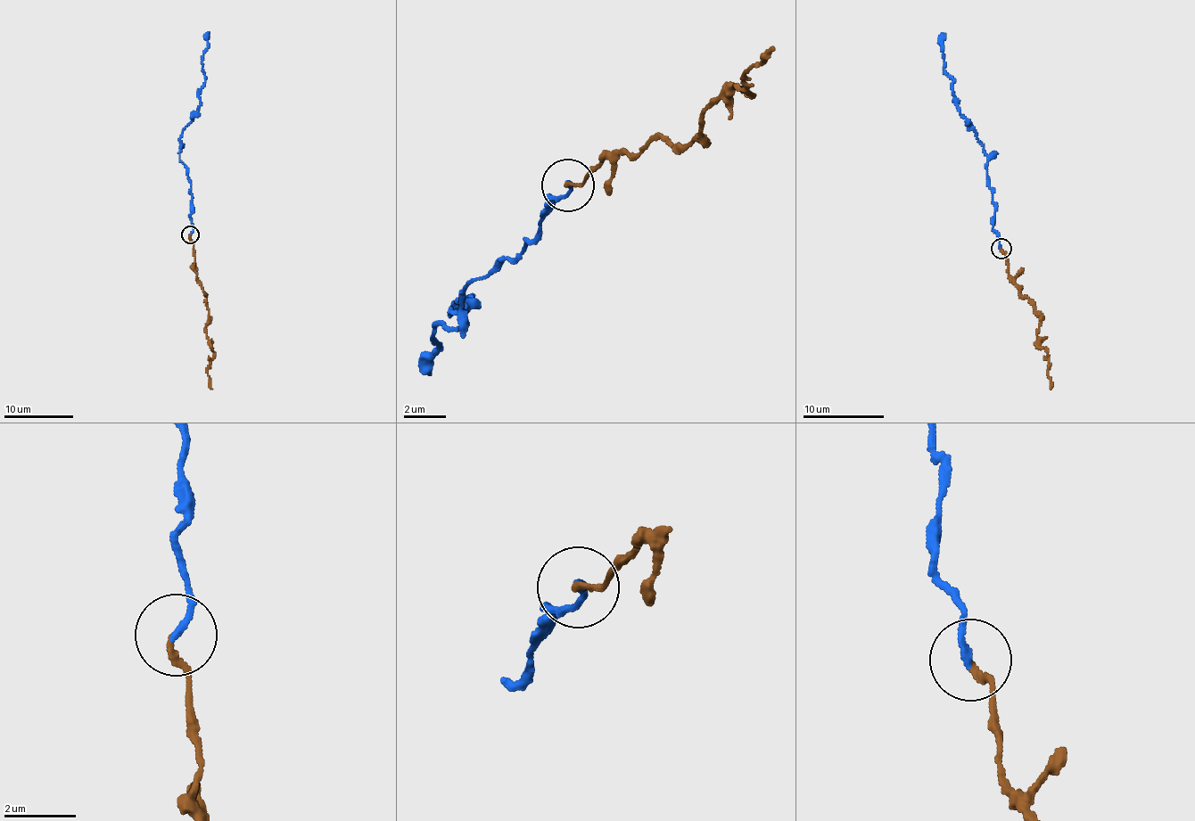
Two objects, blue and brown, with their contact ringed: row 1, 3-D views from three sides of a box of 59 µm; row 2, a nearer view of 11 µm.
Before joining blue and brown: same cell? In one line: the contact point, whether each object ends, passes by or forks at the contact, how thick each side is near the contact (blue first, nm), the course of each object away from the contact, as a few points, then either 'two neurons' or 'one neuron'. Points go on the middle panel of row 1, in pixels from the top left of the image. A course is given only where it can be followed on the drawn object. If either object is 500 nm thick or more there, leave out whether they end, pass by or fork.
(567, 184) | blue ends | brown ends | 190/150 nm | blue via (569, 183), (520, 257), (467, 283), (449, 316), (470, 295), (456, 330), (435, 325), (430, 369) | brown via (569, 183), (610, 149), (637, 156), (650, 135), (694, 144), (712, 99), (747, 94), (745, 74), (776, 48) | one neuron

